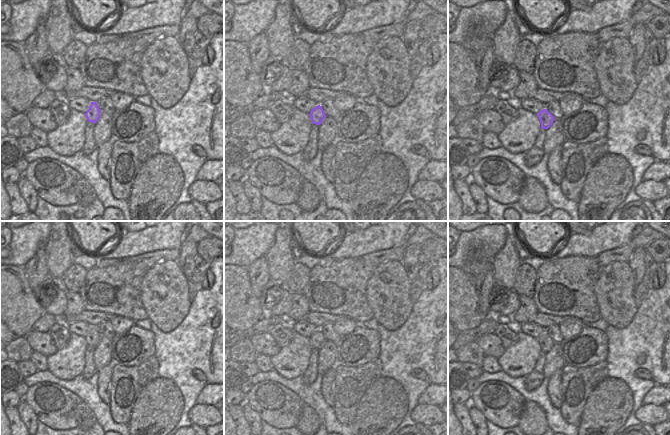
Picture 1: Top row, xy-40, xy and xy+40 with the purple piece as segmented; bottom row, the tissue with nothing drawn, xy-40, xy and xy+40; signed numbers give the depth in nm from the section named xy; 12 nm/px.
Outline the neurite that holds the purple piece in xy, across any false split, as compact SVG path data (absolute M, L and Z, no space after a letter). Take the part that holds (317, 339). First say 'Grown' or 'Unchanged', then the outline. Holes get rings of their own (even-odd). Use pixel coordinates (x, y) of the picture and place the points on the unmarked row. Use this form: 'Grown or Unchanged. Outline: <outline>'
Unchanged. Outline: M320 329L313 332L310 336L311 345L313 348L320 349L326 341L322 331Z

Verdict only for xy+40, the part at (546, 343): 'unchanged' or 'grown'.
unchanged

